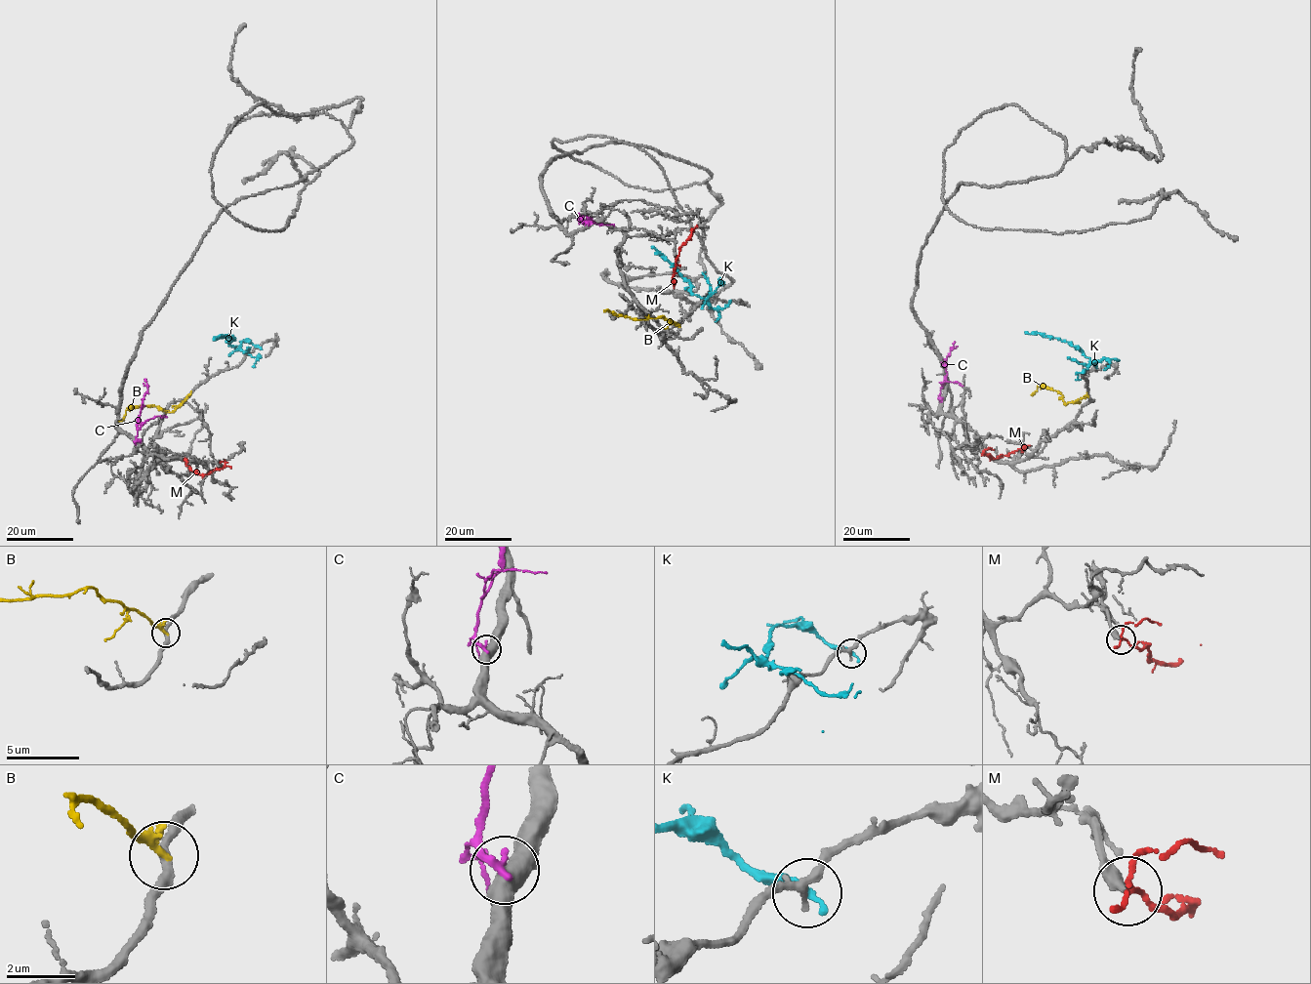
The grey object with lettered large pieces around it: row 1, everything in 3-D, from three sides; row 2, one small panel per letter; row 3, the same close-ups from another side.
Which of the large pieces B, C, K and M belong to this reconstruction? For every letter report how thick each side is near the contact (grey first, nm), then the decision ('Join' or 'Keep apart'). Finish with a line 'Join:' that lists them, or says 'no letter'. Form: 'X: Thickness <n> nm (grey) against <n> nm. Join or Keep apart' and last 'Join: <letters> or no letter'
B: Thickness 280 nm (grey) against 180 nm. Keep apart
C: Thickness 500 nm (grey) against 260 nm. Keep apart
K: Thickness 220 nm (grey) against 220 nm. Keep apart
M: Thickness 300 nm (grey) against 100 nm. Join
Join: M

